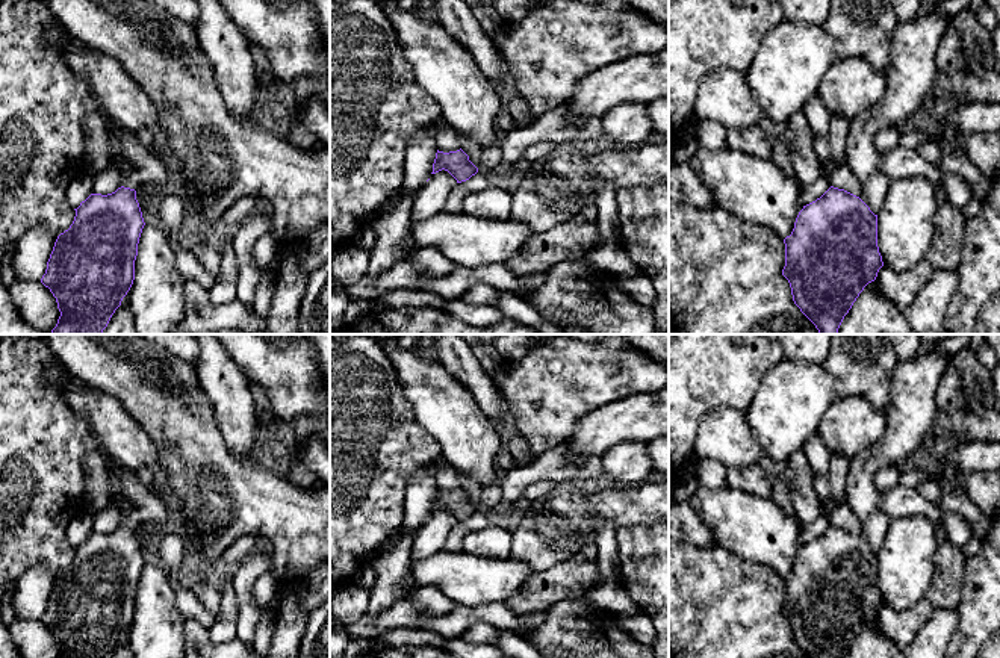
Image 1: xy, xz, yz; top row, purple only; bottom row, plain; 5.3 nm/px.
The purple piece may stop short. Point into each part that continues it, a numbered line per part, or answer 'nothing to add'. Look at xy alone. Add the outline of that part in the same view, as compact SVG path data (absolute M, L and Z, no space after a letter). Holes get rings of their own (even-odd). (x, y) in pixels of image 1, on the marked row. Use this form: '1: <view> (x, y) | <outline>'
1: xy (138, 165) | M121 126L109 135L109 160L121 172L121 186L135 191L142 185L163 185L171 175L162 159L145 148L135 132Z

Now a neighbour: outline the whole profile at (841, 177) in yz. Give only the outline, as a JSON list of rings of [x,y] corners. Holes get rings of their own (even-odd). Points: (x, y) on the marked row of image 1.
[[[843,163],[841,166],[835,169],[823,168],[821,174],[826,175],[831,186],[844,189],[856,197],[859,197],[862,191],[862,182],[859,182],[855,174],[850,171],[850,168]]]

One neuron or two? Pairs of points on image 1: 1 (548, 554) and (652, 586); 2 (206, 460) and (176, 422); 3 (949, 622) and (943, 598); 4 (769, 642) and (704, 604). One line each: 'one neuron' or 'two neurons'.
1: two neurons
2: one neuron
3: two neurons
4: one neuron

